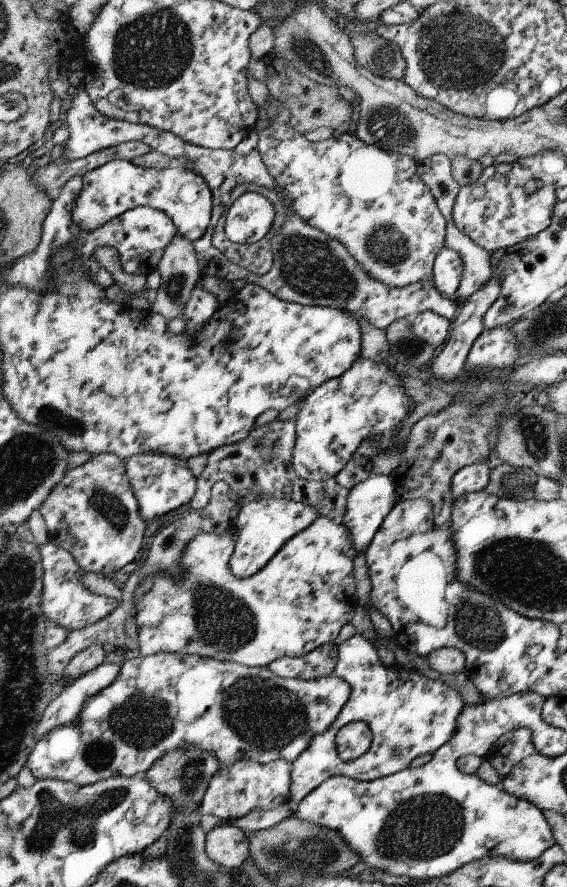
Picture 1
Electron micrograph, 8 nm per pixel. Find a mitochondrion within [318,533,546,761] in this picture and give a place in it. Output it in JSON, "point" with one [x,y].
{"point":[478,627]}

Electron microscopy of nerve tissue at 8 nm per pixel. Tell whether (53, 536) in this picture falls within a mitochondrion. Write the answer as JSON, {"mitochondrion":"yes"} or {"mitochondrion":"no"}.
{"mitochondrion":"no"}

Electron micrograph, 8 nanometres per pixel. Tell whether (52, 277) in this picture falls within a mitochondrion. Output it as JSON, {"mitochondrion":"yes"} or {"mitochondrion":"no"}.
{"mitochondrion":"no"}

